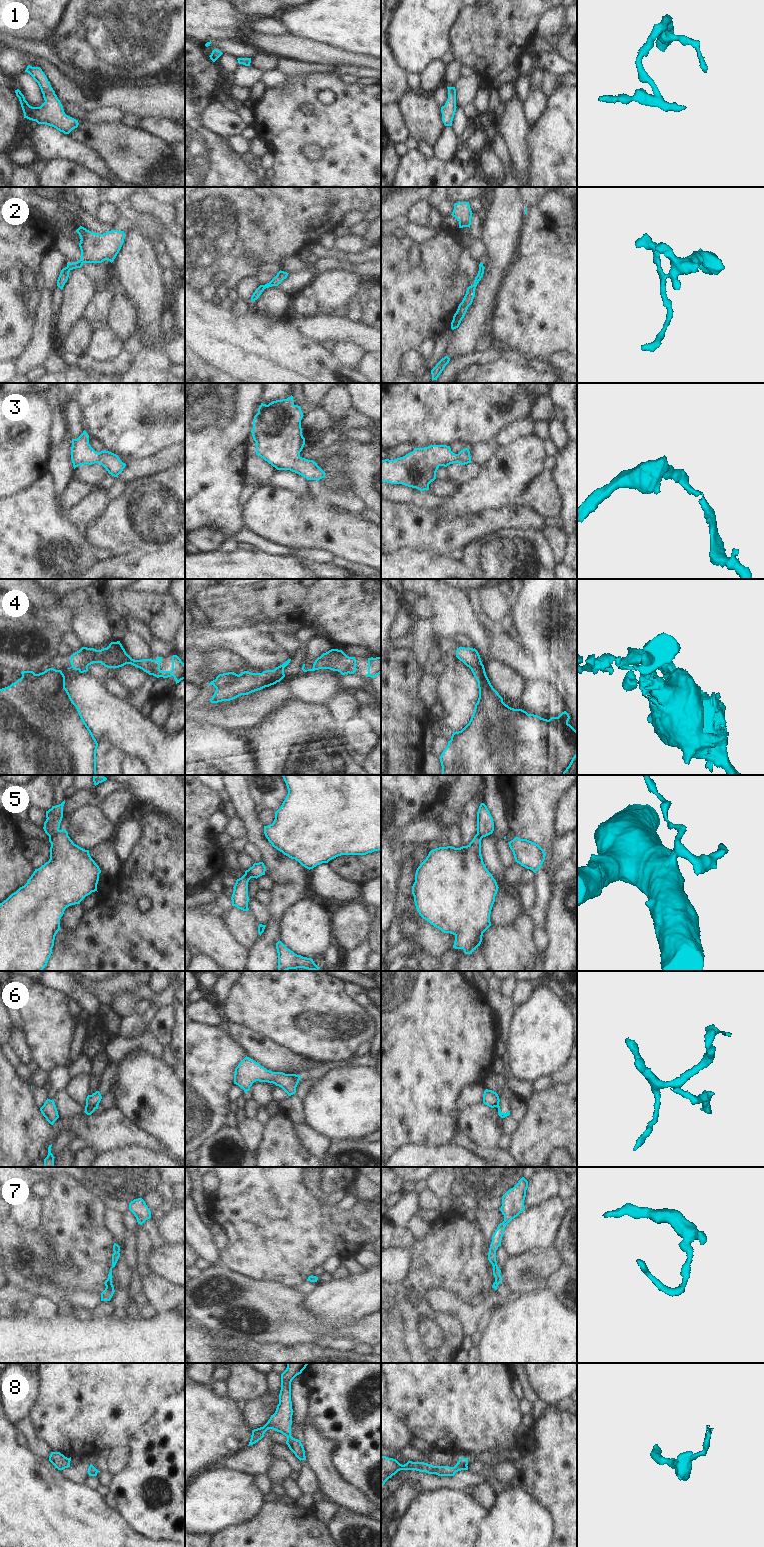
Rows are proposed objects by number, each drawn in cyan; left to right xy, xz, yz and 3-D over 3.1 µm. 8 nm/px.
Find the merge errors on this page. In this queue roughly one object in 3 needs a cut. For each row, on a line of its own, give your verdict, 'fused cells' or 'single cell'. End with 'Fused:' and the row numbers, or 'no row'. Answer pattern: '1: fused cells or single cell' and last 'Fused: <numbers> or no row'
1: single cell
2: fused cells
3: single cell
4: single cell
5: fused cells
6: fused cells
7: single cell
8: single cell
Fused: 2, 5, 6

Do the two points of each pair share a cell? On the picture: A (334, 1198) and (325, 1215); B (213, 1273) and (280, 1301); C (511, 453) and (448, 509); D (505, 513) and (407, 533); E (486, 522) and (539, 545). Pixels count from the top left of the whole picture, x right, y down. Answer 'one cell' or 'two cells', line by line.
A: two cells
B: one cell
C: one cell
D: one cell
E: two cells

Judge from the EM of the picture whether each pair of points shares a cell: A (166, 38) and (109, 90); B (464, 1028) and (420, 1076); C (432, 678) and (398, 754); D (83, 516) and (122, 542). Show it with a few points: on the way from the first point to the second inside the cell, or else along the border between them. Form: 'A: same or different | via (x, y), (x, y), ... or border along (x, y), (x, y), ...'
A: different | border along (95, 79), (136, 82)
B: same | via (452, 1040), (428, 1064)
C: different | border along (421, 677), (419, 682), (419, 698), (429, 714)
D: different | border along (95, 519), (85, 524)

